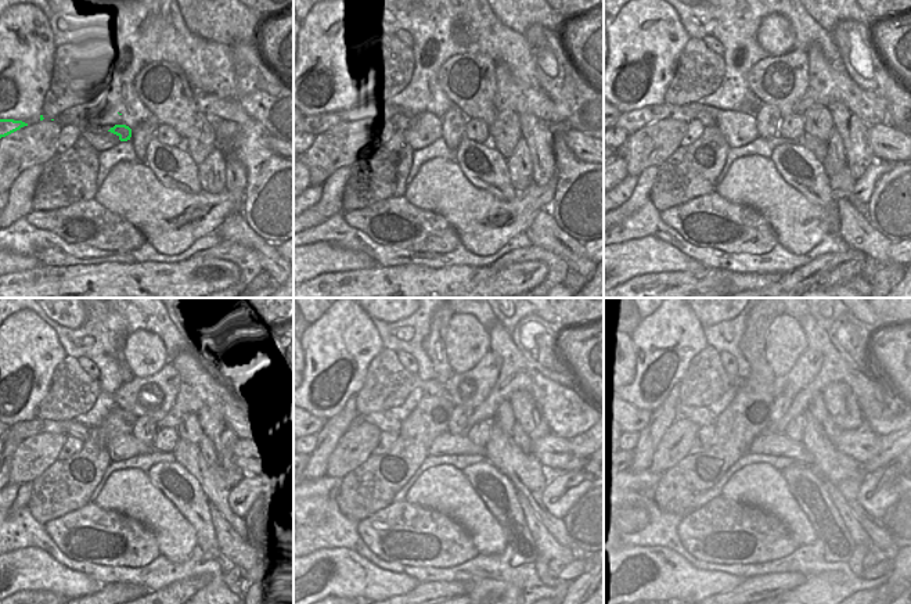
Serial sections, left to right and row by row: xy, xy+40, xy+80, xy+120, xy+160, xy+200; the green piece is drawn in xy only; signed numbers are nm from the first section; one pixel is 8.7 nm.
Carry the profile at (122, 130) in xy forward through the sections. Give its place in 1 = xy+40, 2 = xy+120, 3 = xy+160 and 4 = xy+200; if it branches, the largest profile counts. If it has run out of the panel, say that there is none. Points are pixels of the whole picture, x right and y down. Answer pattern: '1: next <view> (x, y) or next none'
1: next xy+40 (431, 125)
2: next xy+120 (24, 430)
3: next xy+160 (446, 439)
4: next xy+200 (784, 446)

